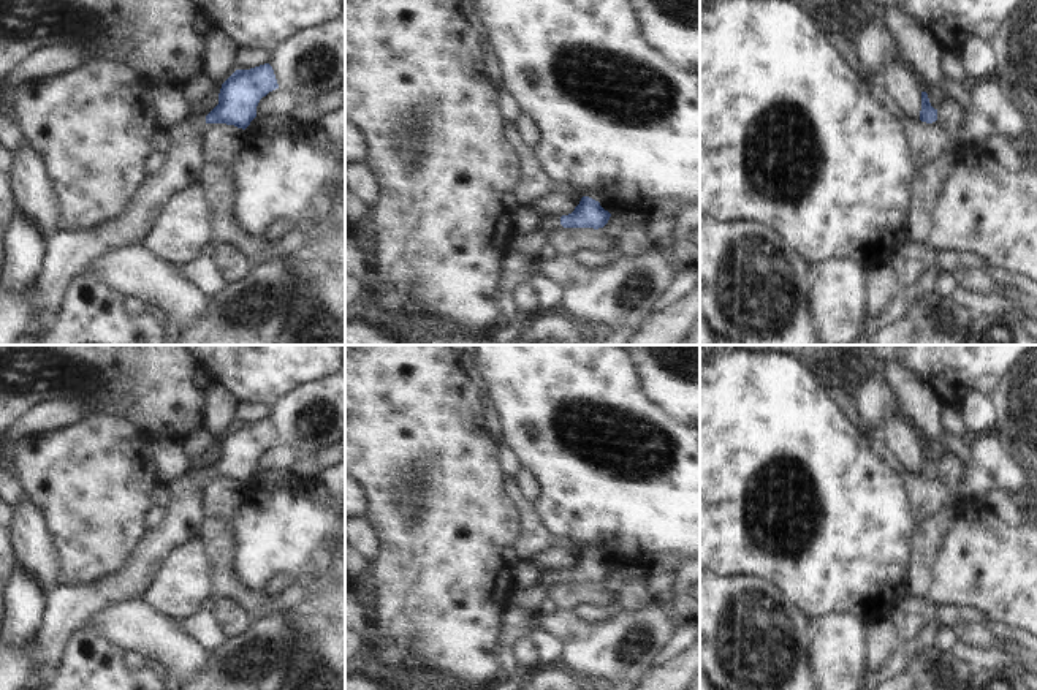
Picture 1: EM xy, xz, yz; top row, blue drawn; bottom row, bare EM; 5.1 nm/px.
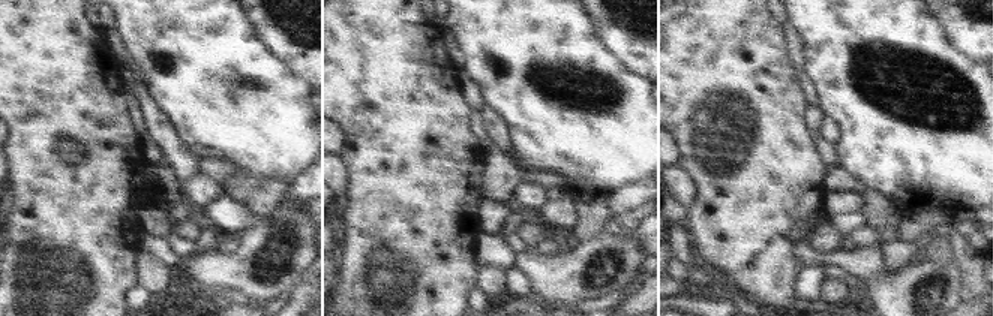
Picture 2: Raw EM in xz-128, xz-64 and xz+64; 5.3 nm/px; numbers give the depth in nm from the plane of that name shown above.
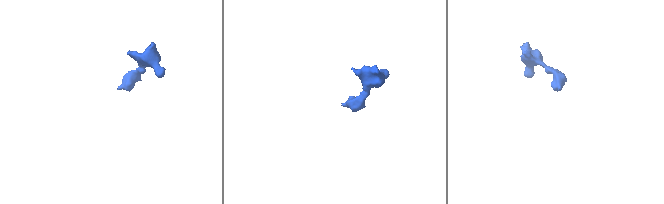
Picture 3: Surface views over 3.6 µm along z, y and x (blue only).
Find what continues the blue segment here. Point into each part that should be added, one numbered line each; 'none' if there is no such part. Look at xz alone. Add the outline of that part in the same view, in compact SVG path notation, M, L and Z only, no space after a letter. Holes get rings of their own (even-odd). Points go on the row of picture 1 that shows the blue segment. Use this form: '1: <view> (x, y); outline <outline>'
1: xz (551, 223); outline M553 215L553 217L545 218L541 226L540 226L540 229L545 233L551 233L551 231L556 231L559 228L562 228L559 215Z

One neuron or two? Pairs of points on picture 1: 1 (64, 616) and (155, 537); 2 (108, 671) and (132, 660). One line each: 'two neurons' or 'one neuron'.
1: one neuron
2: two neurons

